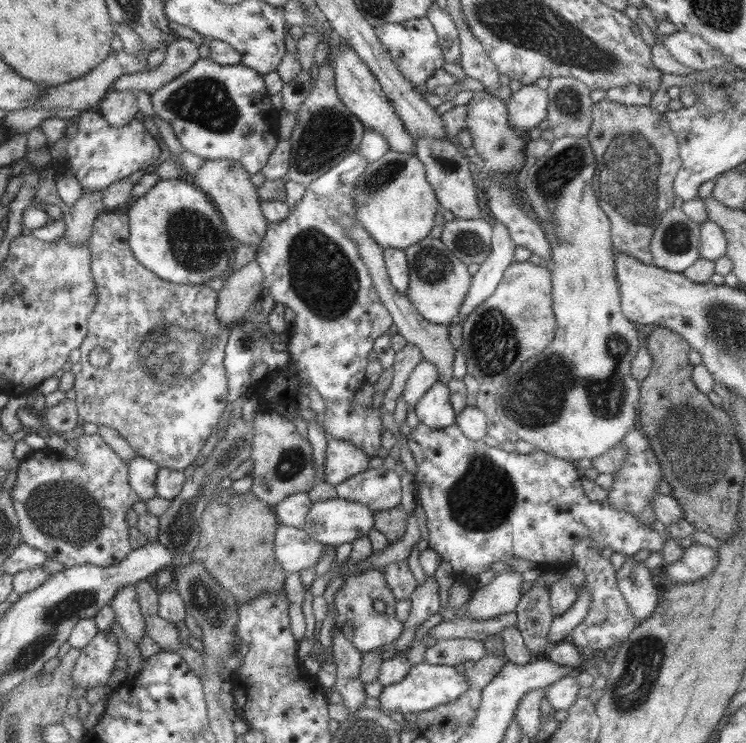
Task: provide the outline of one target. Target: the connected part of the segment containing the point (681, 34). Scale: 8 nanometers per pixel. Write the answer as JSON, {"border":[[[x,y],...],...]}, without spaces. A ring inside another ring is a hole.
{"border":[[[677,30],[673,34],[660,34],[659,40],[679,64],[700,73],[726,62],[722,54],[707,46],[707,43],[695,33]]]}

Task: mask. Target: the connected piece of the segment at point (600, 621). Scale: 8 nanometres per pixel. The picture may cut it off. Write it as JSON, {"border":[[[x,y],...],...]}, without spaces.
{"border":[[[589,537],[582,538],[573,545],[572,558],[579,570],[582,570],[586,585],[592,596],[592,603],[585,618],[570,632],[565,640],[573,643],[579,649],[607,650],[615,648],[626,640],[628,634],[637,623],[630,612],[616,583],[616,571],[609,558],[601,555],[601,549],[596,547]]]}

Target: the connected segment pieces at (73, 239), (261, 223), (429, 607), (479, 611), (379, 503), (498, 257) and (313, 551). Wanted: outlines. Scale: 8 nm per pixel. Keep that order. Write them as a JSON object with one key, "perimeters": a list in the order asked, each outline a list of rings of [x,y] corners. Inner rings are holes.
{"perimeters":[[[[103,190],[97,194],[83,194],[74,204],[63,204],[57,202],[55,206],[61,208],[63,213],[63,222],[65,222],[65,232],[63,236],[71,242],[71,244],[83,244],[88,242],[91,236],[92,225],[97,215],[106,209],[101,202]]],[[[228,158],[205,159],[194,175],[189,177],[189,181],[213,200],[213,205],[221,216],[229,238],[238,244],[251,246],[253,252],[257,252],[259,242],[269,223],[262,216],[260,199],[251,183],[250,174],[237,161]]],[[[426,577],[426,579],[416,586],[416,589],[410,594],[411,608],[405,622],[403,622],[401,634],[394,640],[395,648],[393,654],[405,654],[407,643],[412,639],[417,625],[427,620],[429,616],[439,610],[439,586],[435,578]]],[[[517,571],[495,573],[488,584],[473,592],[463,615],[483,620],[514,612],[522,595],[522,582]]],[[[382,465],[366,469],[335,485],[337,497],[360,502],[373,512],[395,508],[401,500],[400,477]]],[[[490,220],[492,227],[491,246],[489,256],[485,262],[479,266],[479,270],[470,278],[470,287],[459,307],[459,314],[456,317],[462,322],[468,317],[468,314],[480,305],[497,286],[503,272],[510,266],[513,260],[515,244],[509,238],[505,226],[501,225],[497,220]]],[[[278,523],[273,539],[273,552],[279,566],[288,574],[316,566],[323,544],[313,540],[302,528]]]]}

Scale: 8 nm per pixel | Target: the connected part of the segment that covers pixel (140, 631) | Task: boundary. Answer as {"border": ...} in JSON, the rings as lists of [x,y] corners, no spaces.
{"border":[[[131,583],[117,589],[109,603],[114,610],[115,621],[119,623],[129,640],[137,644],[146,630],[144,618],[138,607],[136,584]]]}

